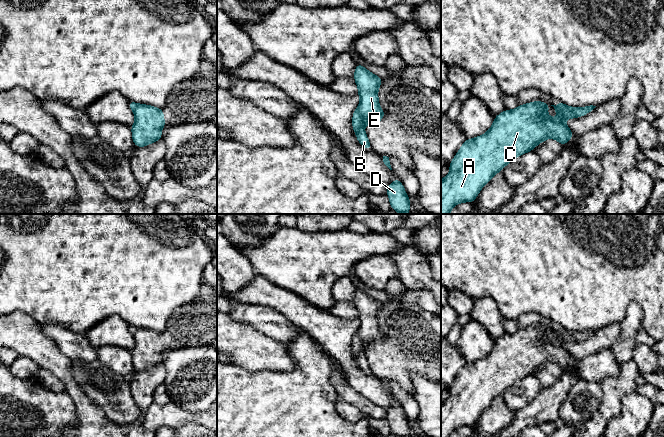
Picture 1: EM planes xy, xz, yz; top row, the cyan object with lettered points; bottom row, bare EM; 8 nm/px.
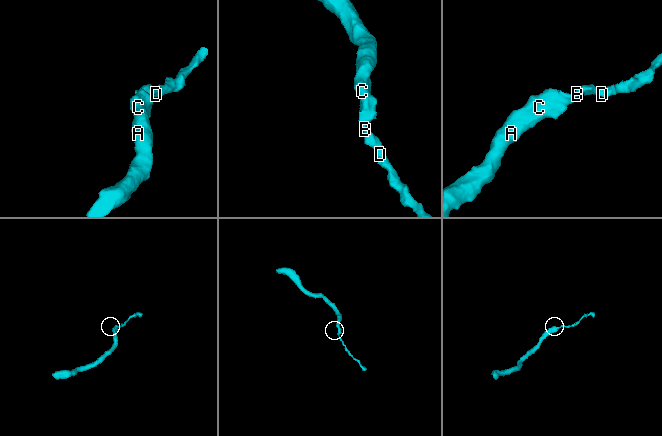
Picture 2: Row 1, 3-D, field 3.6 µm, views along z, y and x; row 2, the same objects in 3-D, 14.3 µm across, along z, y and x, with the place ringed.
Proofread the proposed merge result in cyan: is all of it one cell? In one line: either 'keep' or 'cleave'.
cleave

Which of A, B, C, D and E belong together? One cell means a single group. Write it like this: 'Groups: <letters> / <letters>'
Groups: A C E / B D

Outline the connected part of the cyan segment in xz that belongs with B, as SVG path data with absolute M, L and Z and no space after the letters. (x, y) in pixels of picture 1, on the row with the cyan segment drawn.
M357 107L353 113L352 127L354 129L355 135L360 145L367 150L371 150L372 149L371 144L368 140L365 130L362 127L362 120L359 113L359 107Z

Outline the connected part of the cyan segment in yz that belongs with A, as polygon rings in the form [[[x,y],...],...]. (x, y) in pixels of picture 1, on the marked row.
[[[534,101],[513,110],[506,109],[495,117],[485,134],[465,140],[449,164],[450,173],[441,179],[441,214],[450,214],[451,209],[459,203],[472,203],[495,174],[518,156],[533,151],[539,143],[553,138],[565,146],[573,133],[564,120],[577,116],[564,108],[554,107],[559,118],[553,119],[548,115],[548,106],[548,103]]]

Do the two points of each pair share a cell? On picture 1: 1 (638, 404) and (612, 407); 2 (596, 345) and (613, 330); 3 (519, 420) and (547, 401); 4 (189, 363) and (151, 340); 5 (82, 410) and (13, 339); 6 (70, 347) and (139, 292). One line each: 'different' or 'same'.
1: different
2: same
3: same
4: different
5: same
6: different

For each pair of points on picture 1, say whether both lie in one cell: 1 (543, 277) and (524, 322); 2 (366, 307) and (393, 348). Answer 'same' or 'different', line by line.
1: different
2: same

